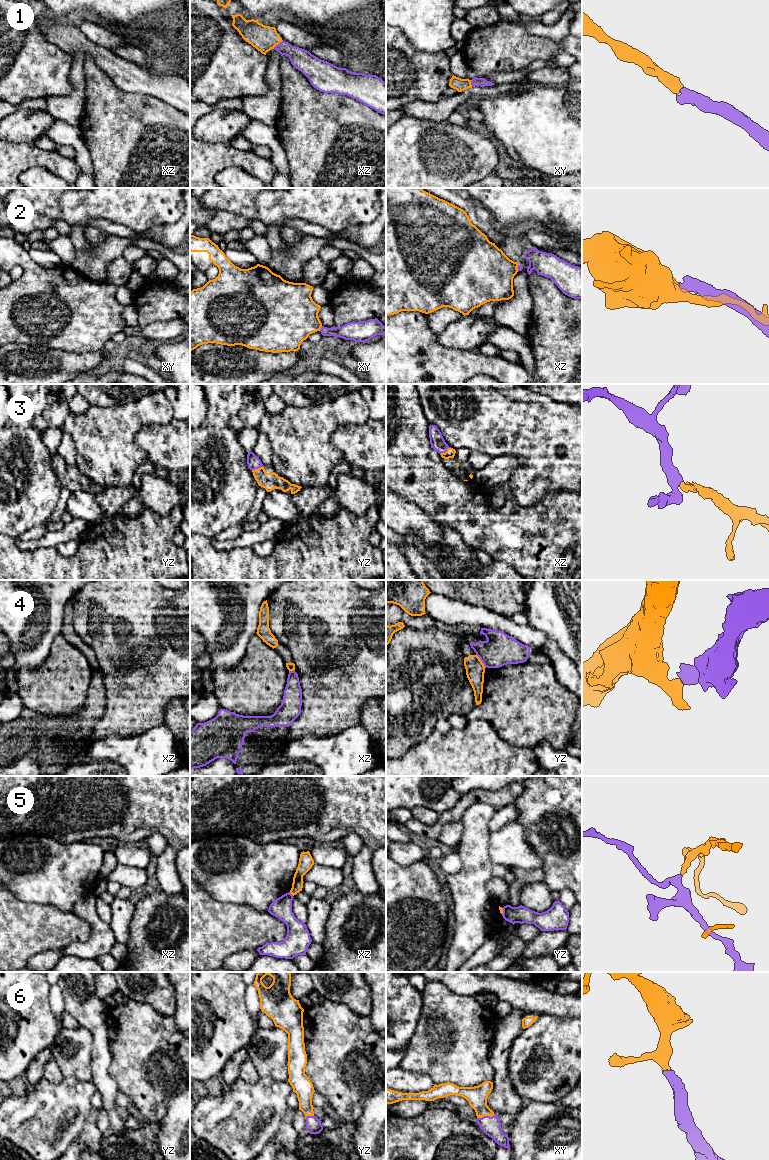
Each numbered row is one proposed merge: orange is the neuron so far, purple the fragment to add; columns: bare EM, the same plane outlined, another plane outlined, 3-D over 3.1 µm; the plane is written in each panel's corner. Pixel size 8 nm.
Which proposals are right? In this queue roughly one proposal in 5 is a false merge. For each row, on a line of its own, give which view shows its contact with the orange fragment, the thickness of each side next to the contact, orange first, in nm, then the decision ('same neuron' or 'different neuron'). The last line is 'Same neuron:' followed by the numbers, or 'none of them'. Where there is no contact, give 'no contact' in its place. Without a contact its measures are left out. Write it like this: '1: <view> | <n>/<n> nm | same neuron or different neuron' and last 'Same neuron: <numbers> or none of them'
1: xz | 200/170 nm | same neuron
2: xy | 420/140 nm | different neuron
3: yz | 140/100 nm | same neuron
4: yz | 160/260 nm | different neuron
5: xz | 100/160 nm | different neuron
6: xy | 160/160 nm | same neuron
Same neuron: 1, 3, 6

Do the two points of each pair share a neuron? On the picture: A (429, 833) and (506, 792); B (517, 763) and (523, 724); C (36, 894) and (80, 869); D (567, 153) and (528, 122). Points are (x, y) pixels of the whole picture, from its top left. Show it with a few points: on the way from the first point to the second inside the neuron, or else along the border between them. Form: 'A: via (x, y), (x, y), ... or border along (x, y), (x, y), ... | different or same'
A: via (448, 816), (452, 815), (472, 796), (487, 796) | same
B: border along (499, 736), (512, 744), (532, 749) | different
C: via (47, 883), (56, 874), (69, 872) | same
D: via (557, 143), (538, 125) | same

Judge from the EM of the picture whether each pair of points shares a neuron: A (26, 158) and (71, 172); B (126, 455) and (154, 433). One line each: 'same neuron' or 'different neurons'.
A: same neuron
B: different neurons

